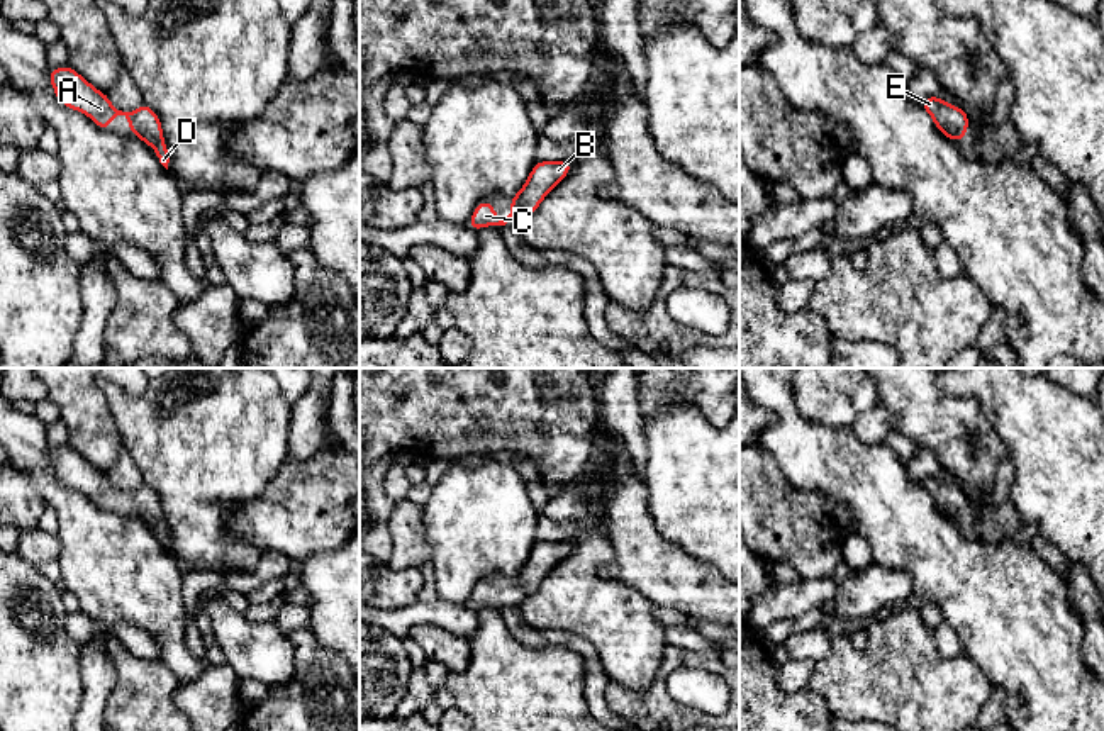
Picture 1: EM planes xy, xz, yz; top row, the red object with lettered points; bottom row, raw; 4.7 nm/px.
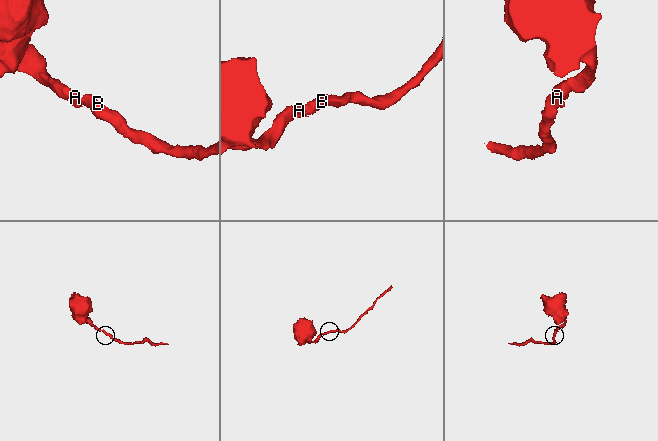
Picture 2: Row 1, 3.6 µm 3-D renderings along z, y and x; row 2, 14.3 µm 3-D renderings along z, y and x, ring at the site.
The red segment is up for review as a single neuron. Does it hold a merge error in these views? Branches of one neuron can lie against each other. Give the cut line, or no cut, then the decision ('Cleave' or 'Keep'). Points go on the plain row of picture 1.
No split. Keep

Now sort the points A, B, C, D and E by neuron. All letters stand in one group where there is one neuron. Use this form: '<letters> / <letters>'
A B C D E

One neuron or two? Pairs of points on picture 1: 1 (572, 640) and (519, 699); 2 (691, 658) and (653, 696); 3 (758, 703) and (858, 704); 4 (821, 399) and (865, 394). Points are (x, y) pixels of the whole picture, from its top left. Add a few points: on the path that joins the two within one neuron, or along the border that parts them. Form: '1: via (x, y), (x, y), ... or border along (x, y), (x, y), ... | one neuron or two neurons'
1: border along (526, 645), (572, 648), (585, 664), (585, 682) | two neurons
2: via (679, 658), (662, 674), (658, 684) | one neuron
3: border along (808, 687), (814, 689), (826, 701), (831, 713) | two neurons
4: via (831, 392), (855, 392) | one neuron

